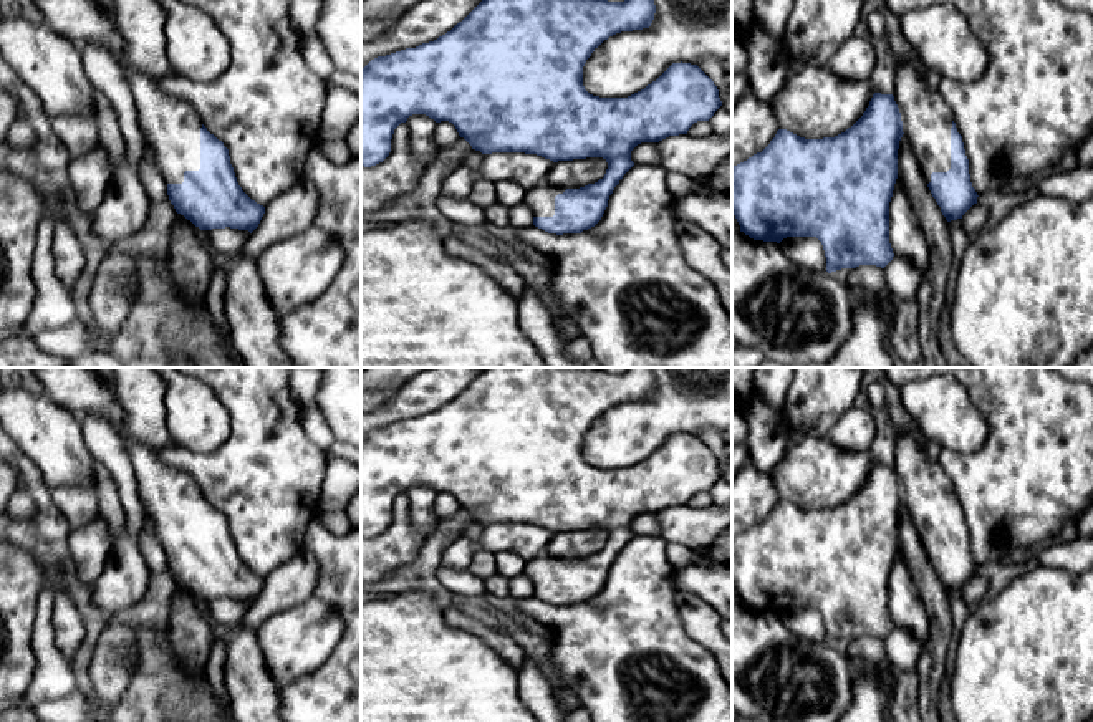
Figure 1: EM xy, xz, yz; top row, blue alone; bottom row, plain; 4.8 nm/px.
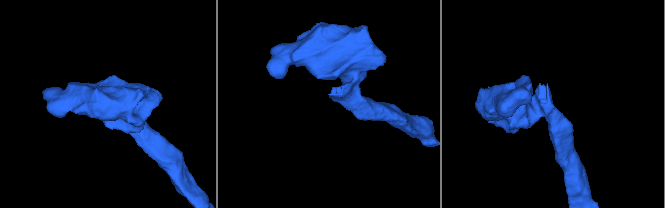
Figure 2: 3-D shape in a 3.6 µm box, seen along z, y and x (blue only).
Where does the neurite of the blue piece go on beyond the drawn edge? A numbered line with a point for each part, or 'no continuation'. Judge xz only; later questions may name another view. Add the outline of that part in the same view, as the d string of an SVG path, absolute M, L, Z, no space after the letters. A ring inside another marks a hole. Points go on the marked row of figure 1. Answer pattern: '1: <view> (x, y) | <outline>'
1: xz (540, 199) | M543 180L527 190L523 202L532 209L533 217L553 217L555 197L565 190L561 187L551 187Z

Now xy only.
1: xy (171, 128) | M123 66L137 108L137 123L146 142L154 152L154 162L166 184L182 184L185 171L200 169L200 128L202 121L185 101L167 96L157 76Z

